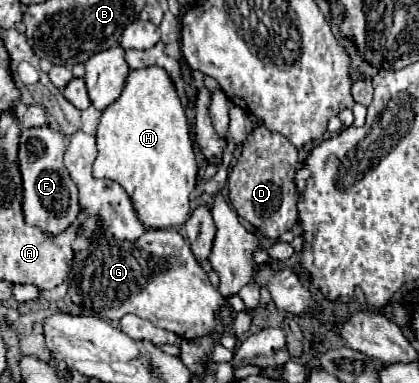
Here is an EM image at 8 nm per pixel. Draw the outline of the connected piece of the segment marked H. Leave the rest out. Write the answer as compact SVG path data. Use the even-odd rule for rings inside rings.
M148 66L130 70L120 98L102 112L96 144L98 158L94 162L94 176L118 182L132 198L134 210L146 228L170 228L180 226L188 220L188 196L196 186L198 158L190 140L184 106L176 94L172 78L168 78L168 72L164 68Z

